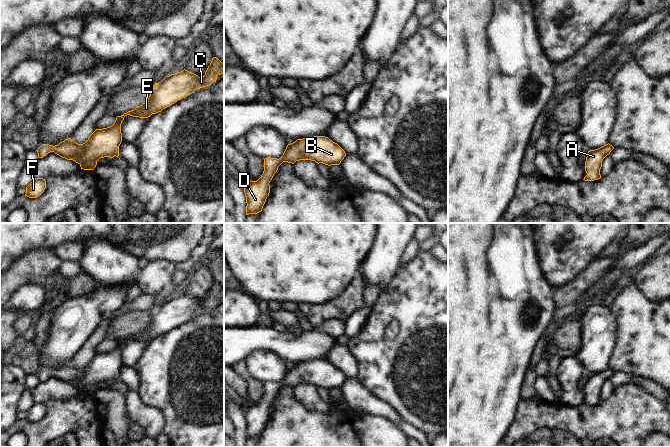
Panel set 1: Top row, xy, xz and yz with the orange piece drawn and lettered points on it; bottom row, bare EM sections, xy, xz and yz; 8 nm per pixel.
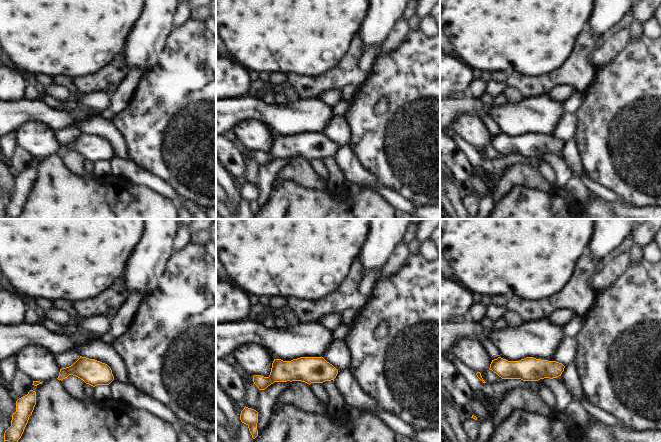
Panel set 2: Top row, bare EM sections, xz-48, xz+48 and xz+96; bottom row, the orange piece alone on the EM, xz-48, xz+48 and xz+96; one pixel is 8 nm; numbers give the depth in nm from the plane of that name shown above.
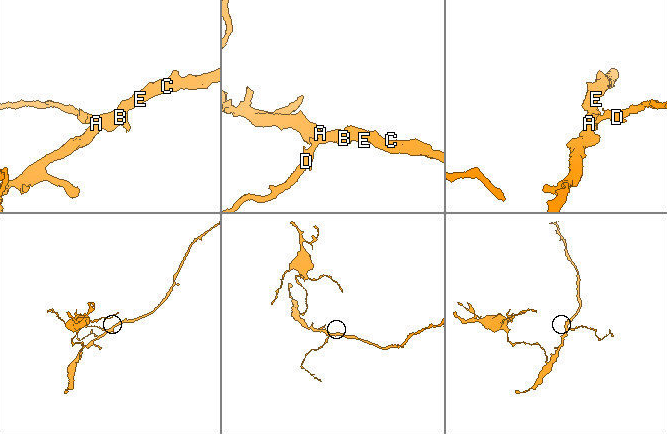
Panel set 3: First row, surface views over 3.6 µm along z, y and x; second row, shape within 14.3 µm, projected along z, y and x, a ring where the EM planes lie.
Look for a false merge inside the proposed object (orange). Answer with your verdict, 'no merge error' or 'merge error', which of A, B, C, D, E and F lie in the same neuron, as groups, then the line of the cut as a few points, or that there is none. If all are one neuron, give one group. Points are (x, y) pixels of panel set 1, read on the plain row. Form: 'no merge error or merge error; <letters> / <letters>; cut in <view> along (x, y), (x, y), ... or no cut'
no merge error; A B C D E F; no cut

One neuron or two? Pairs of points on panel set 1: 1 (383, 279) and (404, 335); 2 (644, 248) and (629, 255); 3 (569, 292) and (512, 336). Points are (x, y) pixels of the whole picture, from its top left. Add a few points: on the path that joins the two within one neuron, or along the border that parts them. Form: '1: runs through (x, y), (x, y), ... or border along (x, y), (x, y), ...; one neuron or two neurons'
1: border along (397, 271), (381, 289); two neurons
2: runs through (640, 252), (633, 255); one neuron
3: border along (551, 287), (553, 302), (557, 307); two neurons

